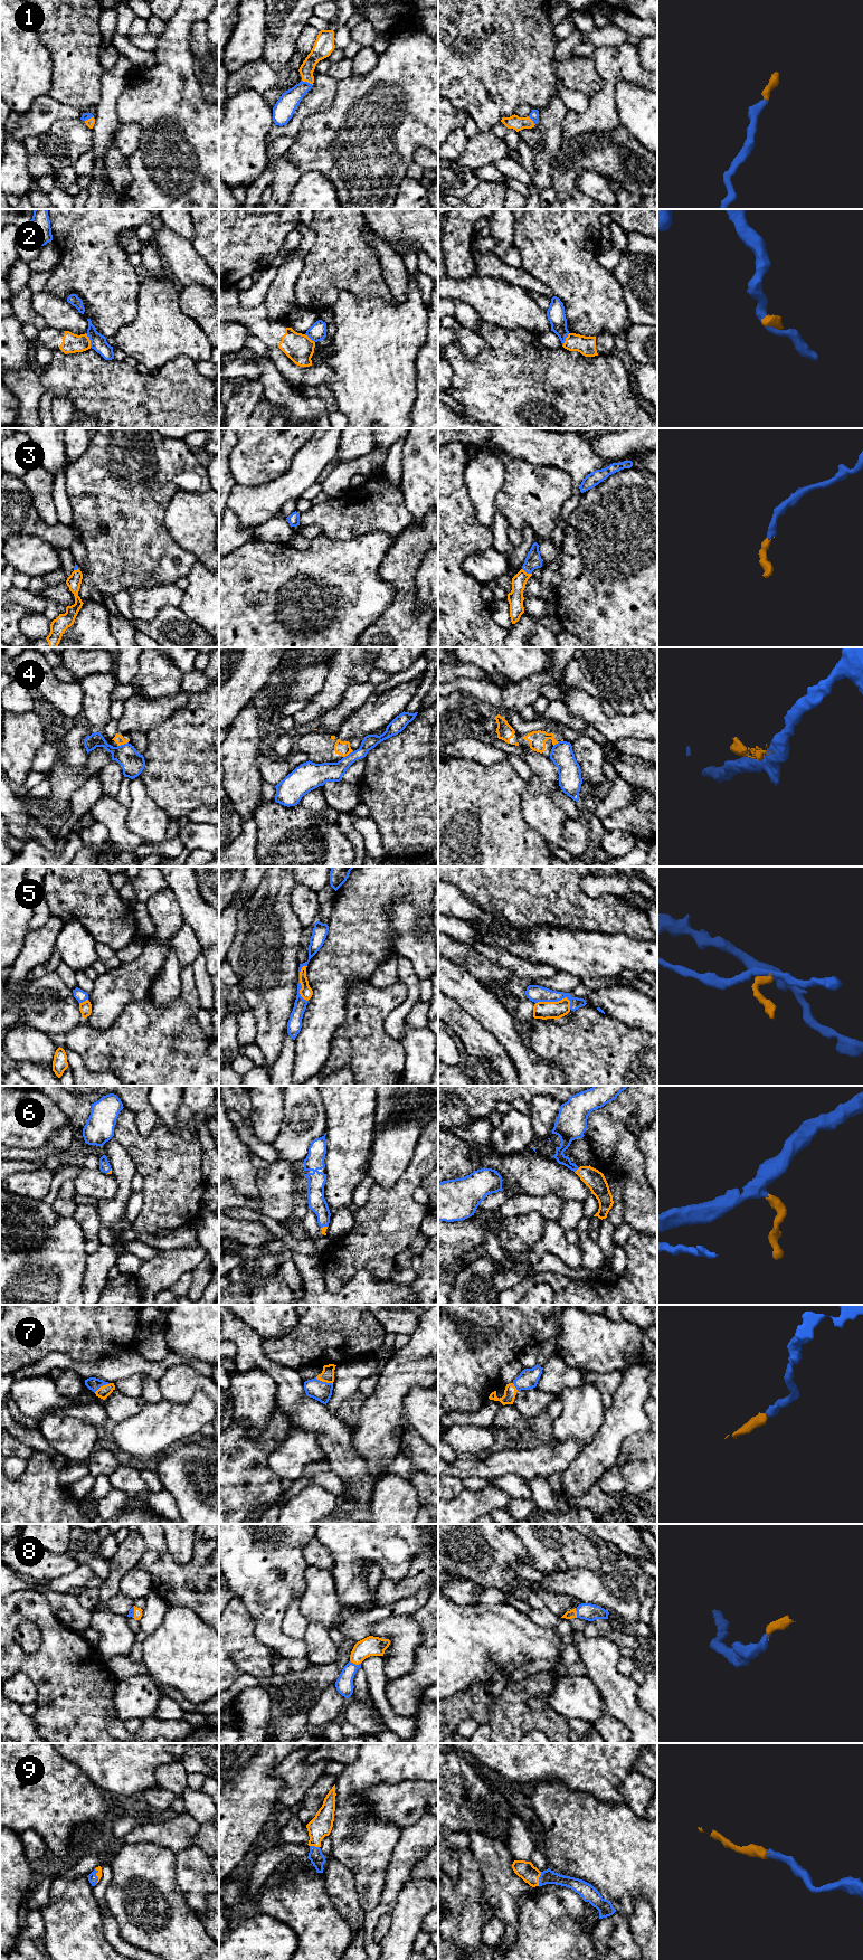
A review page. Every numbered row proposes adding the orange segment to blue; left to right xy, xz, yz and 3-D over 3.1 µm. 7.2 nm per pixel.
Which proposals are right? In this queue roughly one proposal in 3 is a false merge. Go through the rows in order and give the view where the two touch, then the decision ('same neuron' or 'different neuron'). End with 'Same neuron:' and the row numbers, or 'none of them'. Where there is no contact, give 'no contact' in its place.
1: xz | same neuron
2: xy | different neuron
3: yz | same neuron
4: xy | different neuron
5: yz | different neuron
6: yz | same neuron
7: xz | same neuron
8: xz | same neuron
9: yz | same neuron
Same neuron: 1, 3, 6, 7, 8, 9

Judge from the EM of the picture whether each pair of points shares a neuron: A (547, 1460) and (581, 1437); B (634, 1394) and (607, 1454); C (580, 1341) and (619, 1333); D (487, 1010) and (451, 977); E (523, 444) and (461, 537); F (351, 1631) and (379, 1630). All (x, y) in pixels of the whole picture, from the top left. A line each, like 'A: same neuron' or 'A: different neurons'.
A: different neurons
B: same neuron
C: same neuron
D: same neuron
E: different neurons
F: different neurons

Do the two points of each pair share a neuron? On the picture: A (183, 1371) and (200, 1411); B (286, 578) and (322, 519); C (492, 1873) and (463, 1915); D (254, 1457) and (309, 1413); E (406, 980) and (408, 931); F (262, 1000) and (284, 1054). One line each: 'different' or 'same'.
A: different
B: different
C: different
D: different
E: different
F: different

